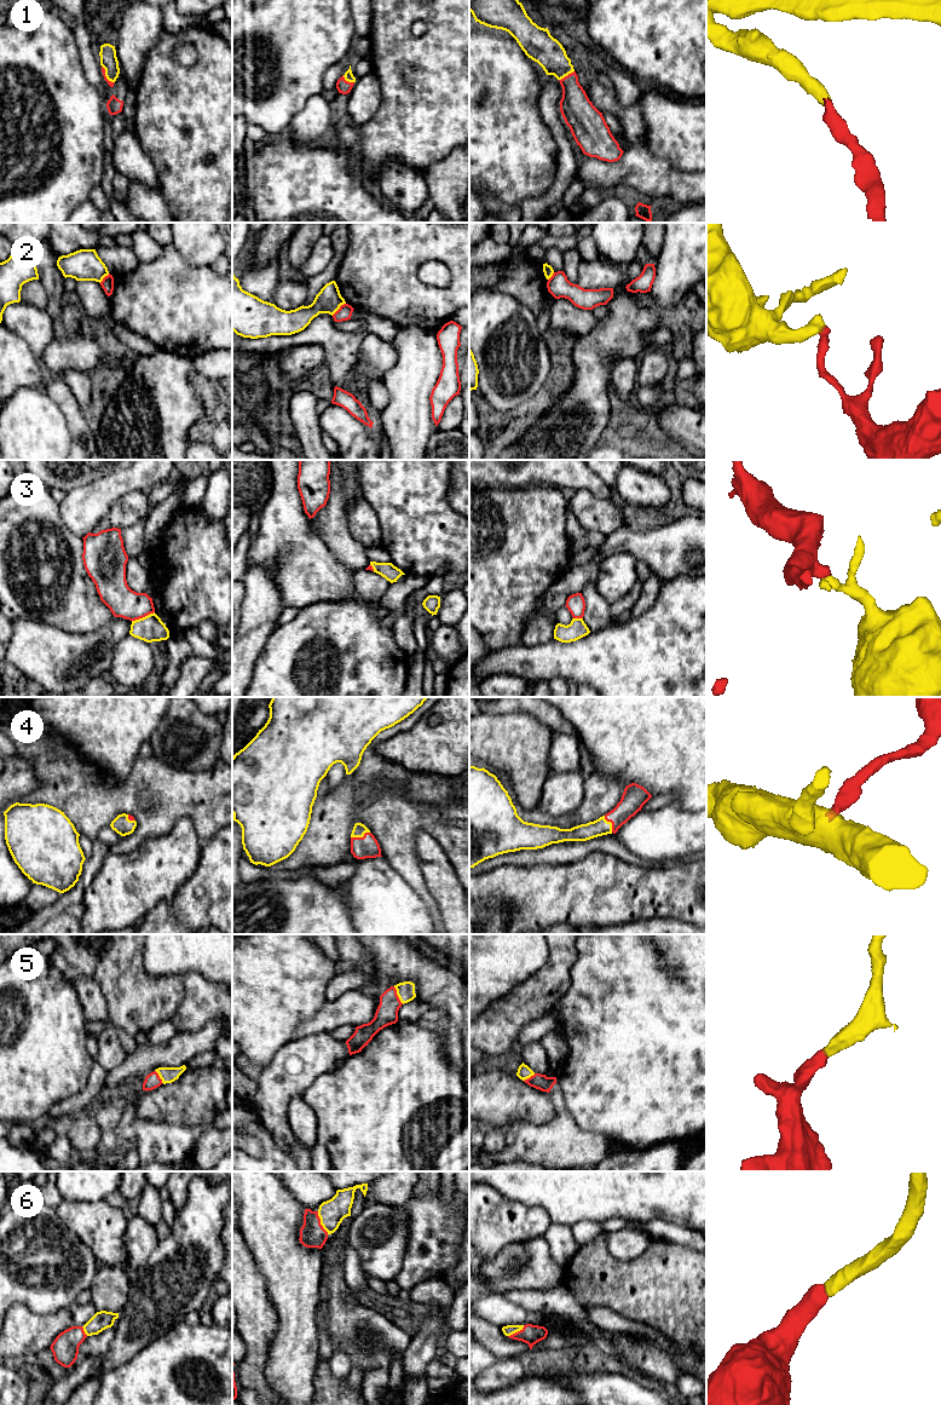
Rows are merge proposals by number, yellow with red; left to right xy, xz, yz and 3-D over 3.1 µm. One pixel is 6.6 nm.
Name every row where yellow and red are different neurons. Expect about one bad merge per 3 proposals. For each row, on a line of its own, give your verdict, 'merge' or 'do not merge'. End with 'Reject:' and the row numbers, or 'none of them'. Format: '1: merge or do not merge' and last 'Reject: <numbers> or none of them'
1: merge
2: do not merge
3: do not merge
4: merge
5: merge
6: merge
Reject: 2, 3

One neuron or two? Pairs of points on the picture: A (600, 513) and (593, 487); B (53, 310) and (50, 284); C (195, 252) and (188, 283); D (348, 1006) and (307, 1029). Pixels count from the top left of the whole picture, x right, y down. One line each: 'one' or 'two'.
A: two
B: one
C: two
D: one

